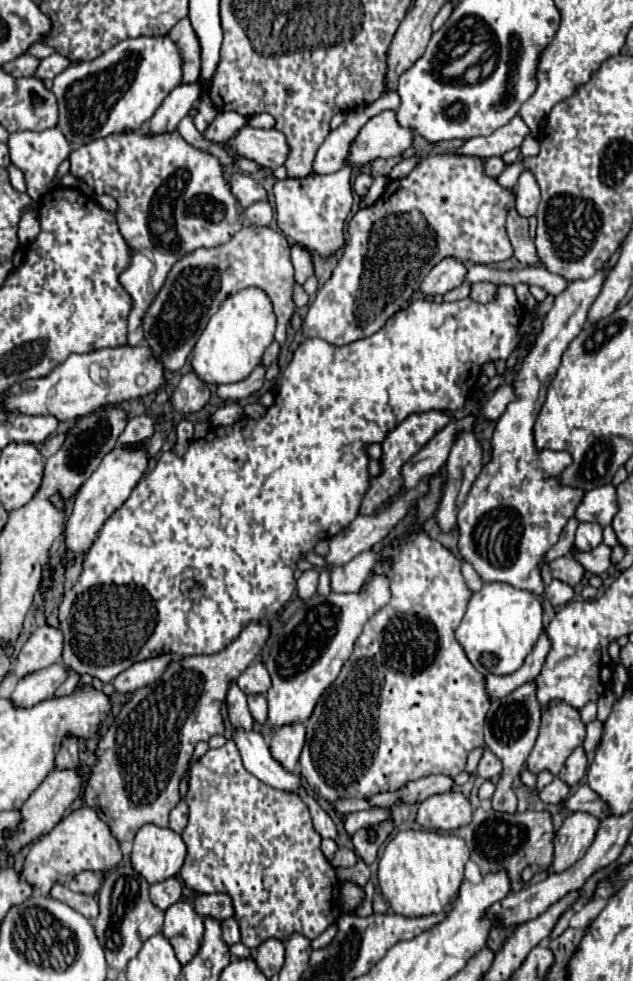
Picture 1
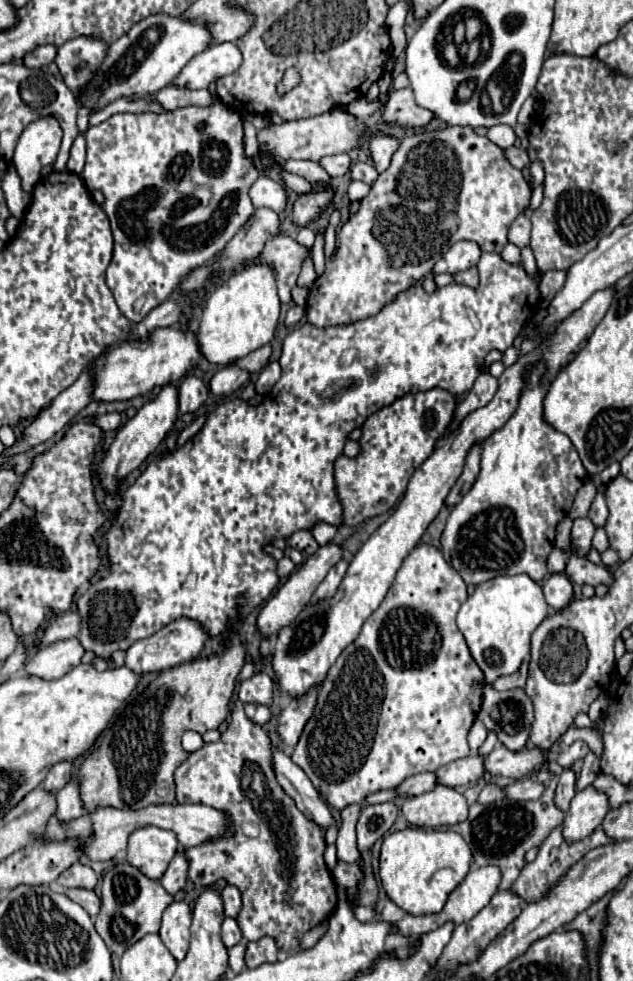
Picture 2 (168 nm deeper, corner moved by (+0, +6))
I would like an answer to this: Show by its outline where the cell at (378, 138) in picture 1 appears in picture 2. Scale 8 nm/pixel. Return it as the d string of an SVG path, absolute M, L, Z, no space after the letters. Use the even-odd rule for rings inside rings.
M410 86L394 90L386 104L388 106L382 112L382 120L386 122L396 122L402 126L426 126L434 118L430 110L416 104Z

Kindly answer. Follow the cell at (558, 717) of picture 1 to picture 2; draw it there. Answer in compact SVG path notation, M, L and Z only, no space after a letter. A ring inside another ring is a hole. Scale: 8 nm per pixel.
M570 726L566 734L562 734L562 738L558 742L554 742L554 746L550 748L552 754L558 754L562 750L562 746L570 746L572 742L576 740L582 740L588 744L590 752L594 752L598 758L602 756L602 750L604 750L604 742L602 742L602 736L600 732L594 732L590 728L576 728L576 726Z

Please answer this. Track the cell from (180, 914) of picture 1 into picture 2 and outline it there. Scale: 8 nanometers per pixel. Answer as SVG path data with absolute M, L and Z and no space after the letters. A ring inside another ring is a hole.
M174 902L164 910L160 938L178 962L188 952L190 922L192 922L192 912L190 912L190 906L186 902Z

